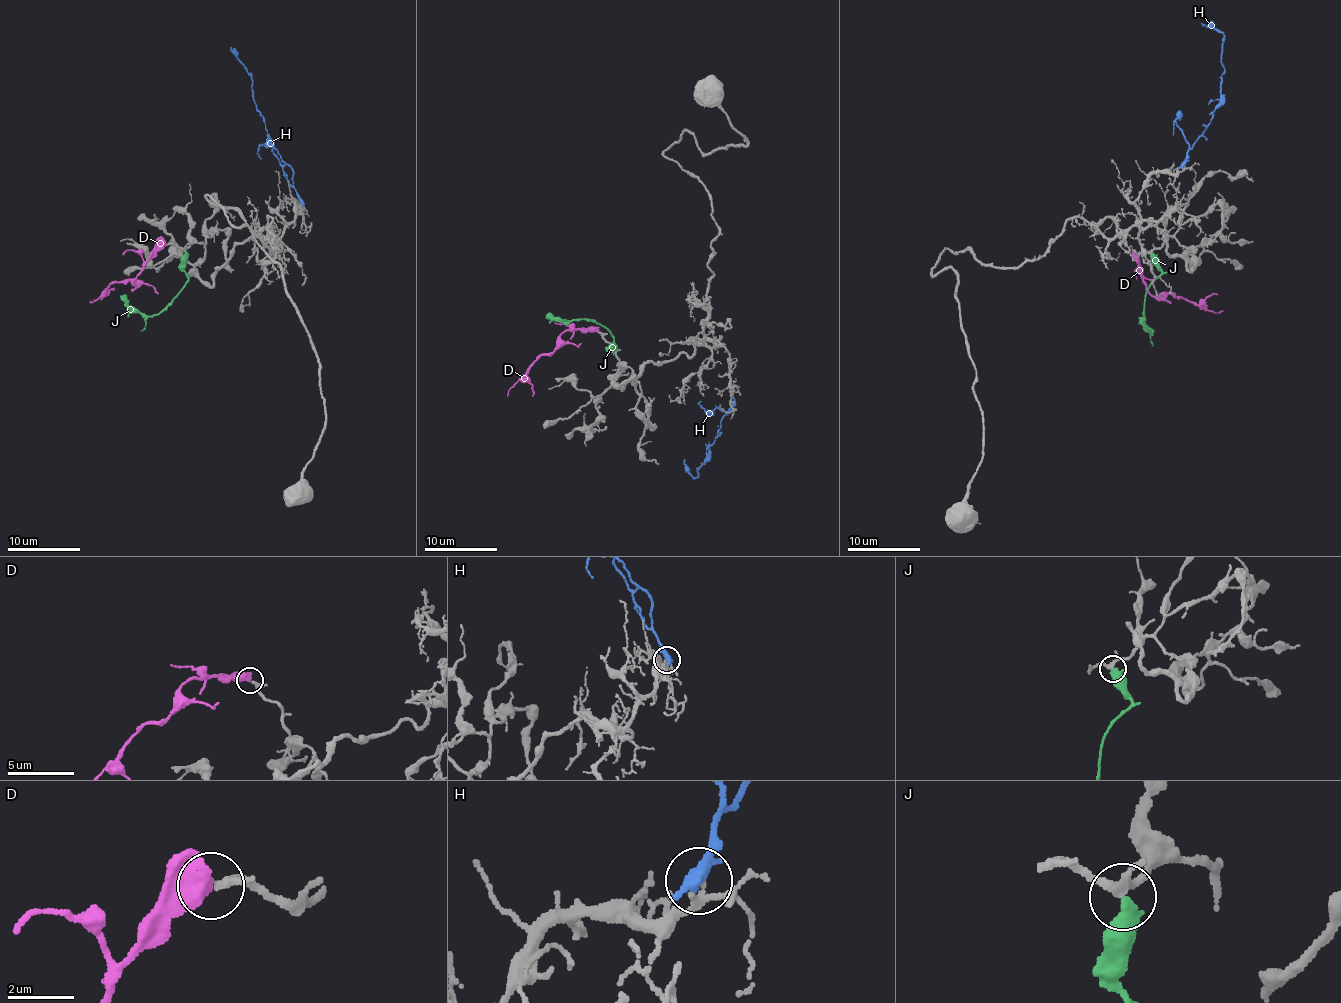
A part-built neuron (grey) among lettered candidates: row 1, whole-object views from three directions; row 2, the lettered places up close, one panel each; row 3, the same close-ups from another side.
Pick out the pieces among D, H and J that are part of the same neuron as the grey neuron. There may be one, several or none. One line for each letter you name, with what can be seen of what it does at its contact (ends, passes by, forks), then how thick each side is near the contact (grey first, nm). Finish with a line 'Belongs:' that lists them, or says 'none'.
D: it ends there; 260 nm thick on the grey side, 550 nm on the other
J: it ends there; 190 nm thick on the grey side, 550 nm on the other
Belongs: D, J

